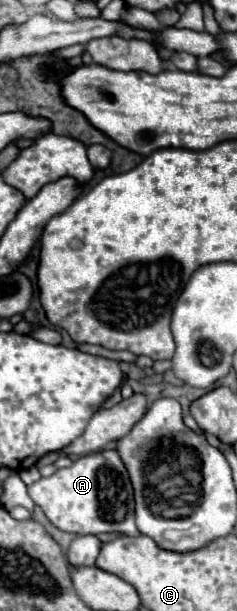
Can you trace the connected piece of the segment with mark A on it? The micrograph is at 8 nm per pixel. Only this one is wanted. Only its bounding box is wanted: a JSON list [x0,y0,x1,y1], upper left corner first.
[28,450,138,536]

